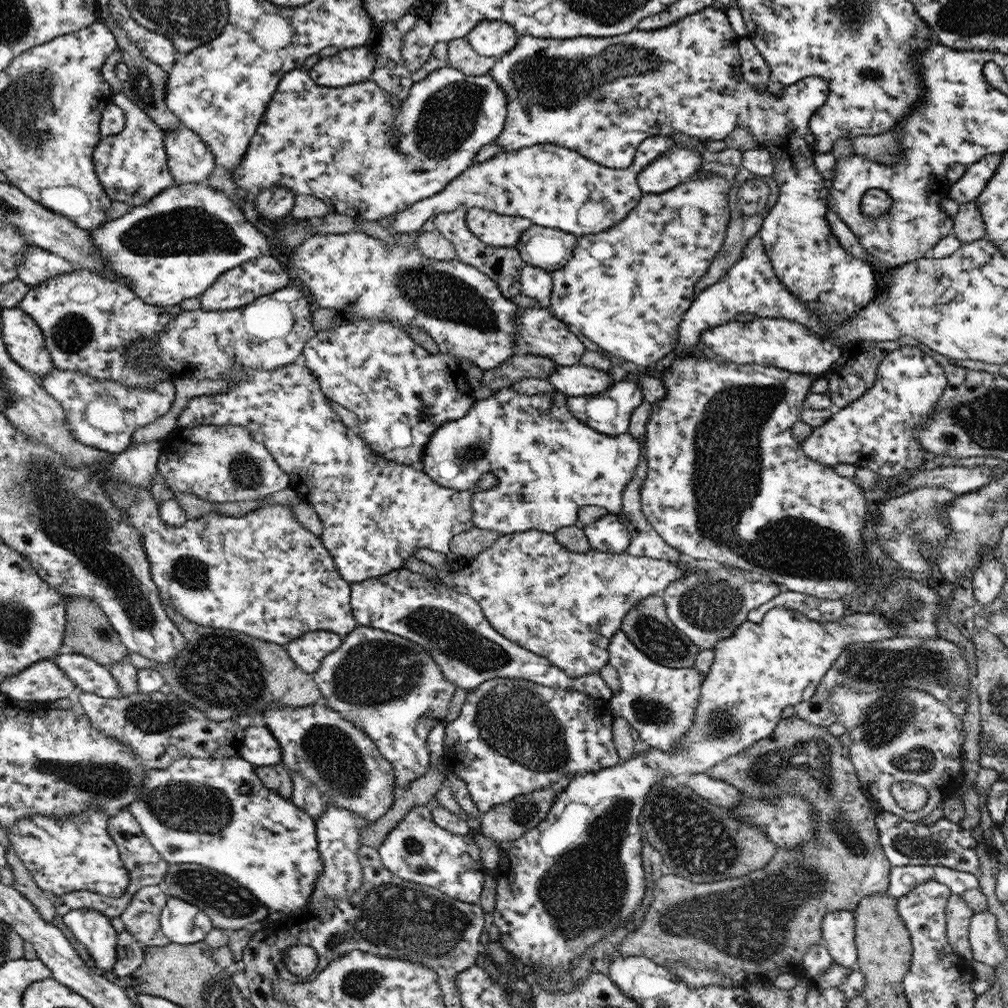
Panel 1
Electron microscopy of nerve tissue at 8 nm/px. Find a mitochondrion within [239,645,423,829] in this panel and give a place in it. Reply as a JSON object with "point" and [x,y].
{"point":[333,754]}

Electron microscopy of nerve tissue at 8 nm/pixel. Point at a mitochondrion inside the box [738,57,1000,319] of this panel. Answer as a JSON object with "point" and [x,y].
{"point":[890,152]}

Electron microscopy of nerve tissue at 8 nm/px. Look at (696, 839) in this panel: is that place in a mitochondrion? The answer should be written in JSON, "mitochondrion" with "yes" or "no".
{"mitochondrion":"yes"}

